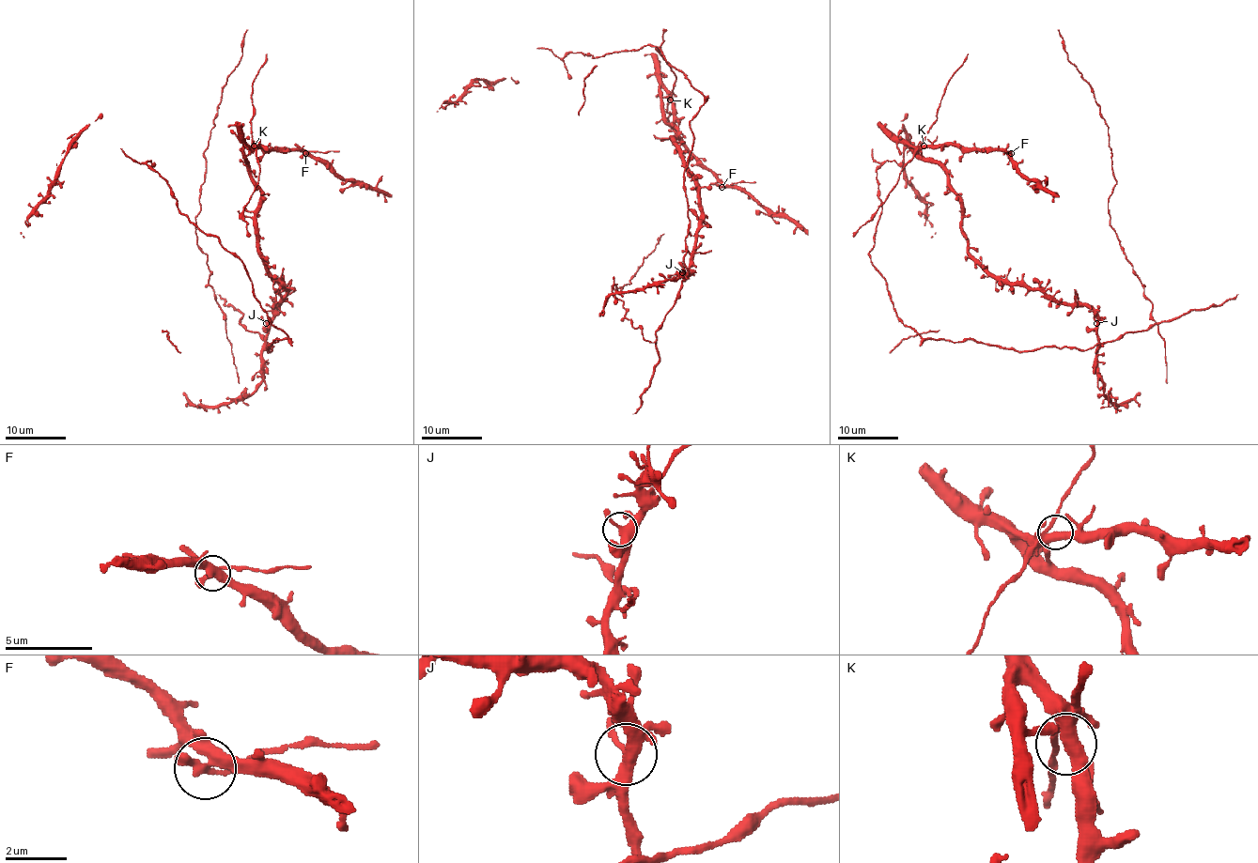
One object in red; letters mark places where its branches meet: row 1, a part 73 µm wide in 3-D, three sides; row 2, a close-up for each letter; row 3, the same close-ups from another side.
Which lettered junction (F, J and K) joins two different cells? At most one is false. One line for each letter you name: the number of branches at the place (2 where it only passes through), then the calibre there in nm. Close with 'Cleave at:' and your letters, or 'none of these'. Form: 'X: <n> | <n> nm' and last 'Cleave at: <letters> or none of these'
F: 3 | 360 nm
Cleave at: F

